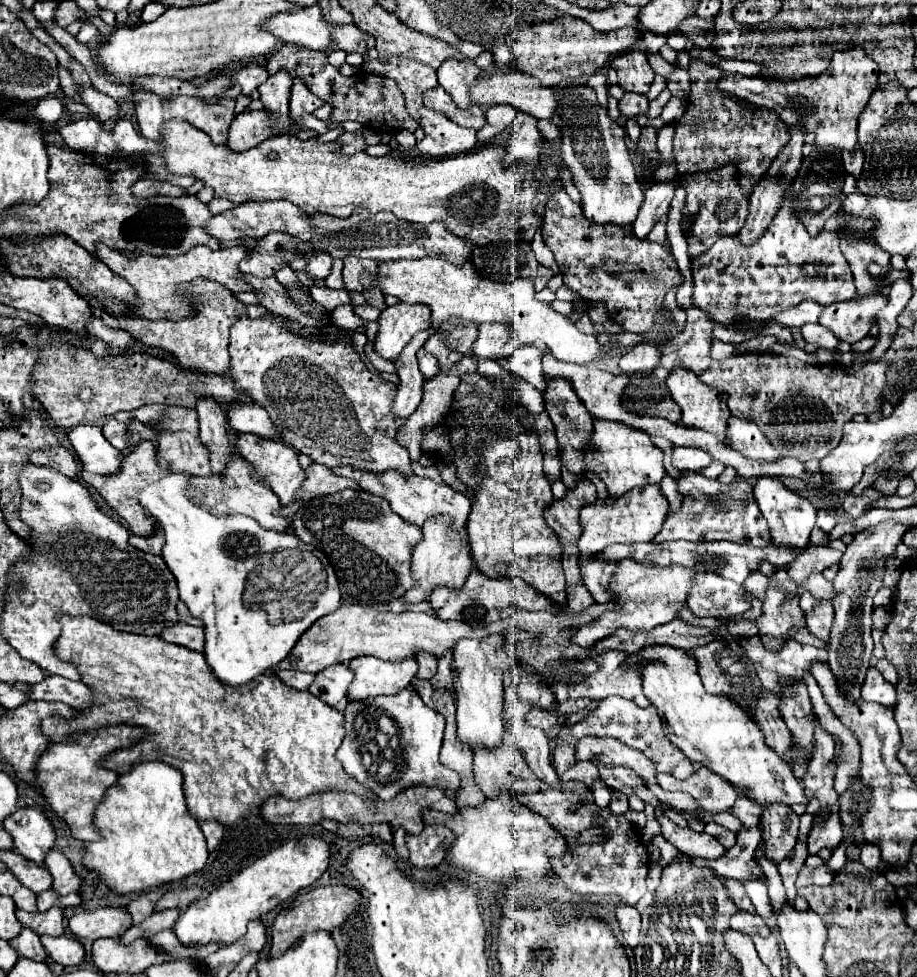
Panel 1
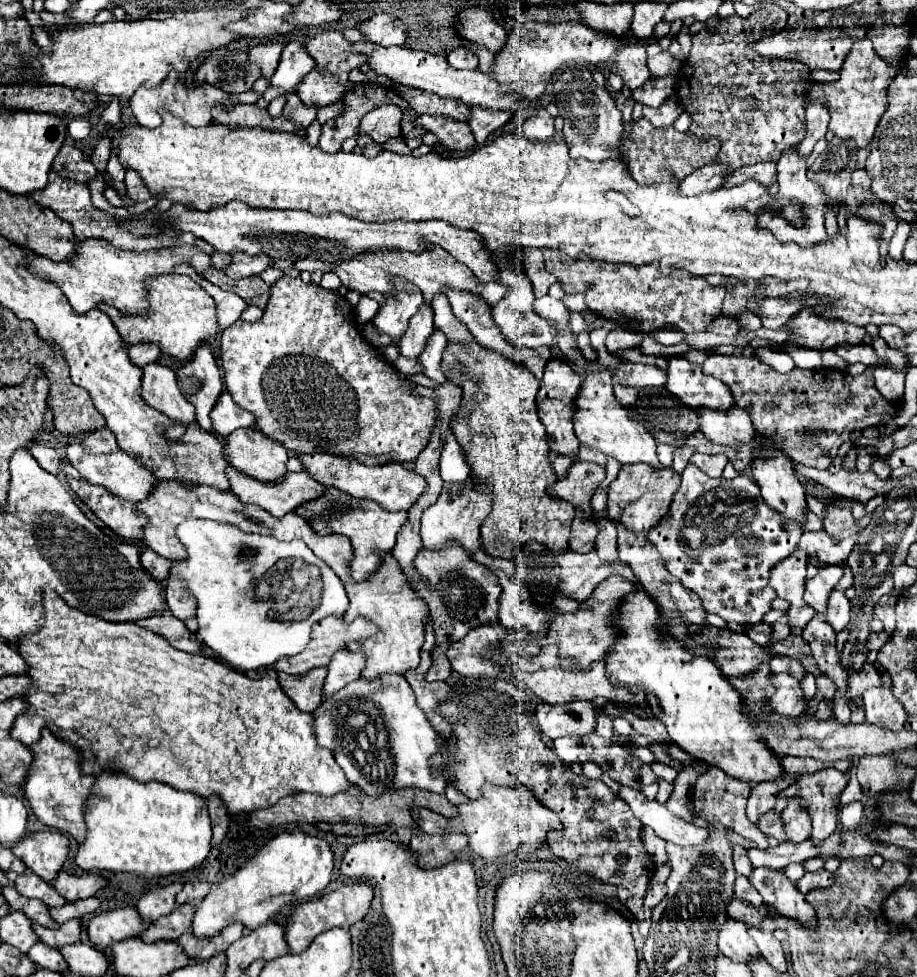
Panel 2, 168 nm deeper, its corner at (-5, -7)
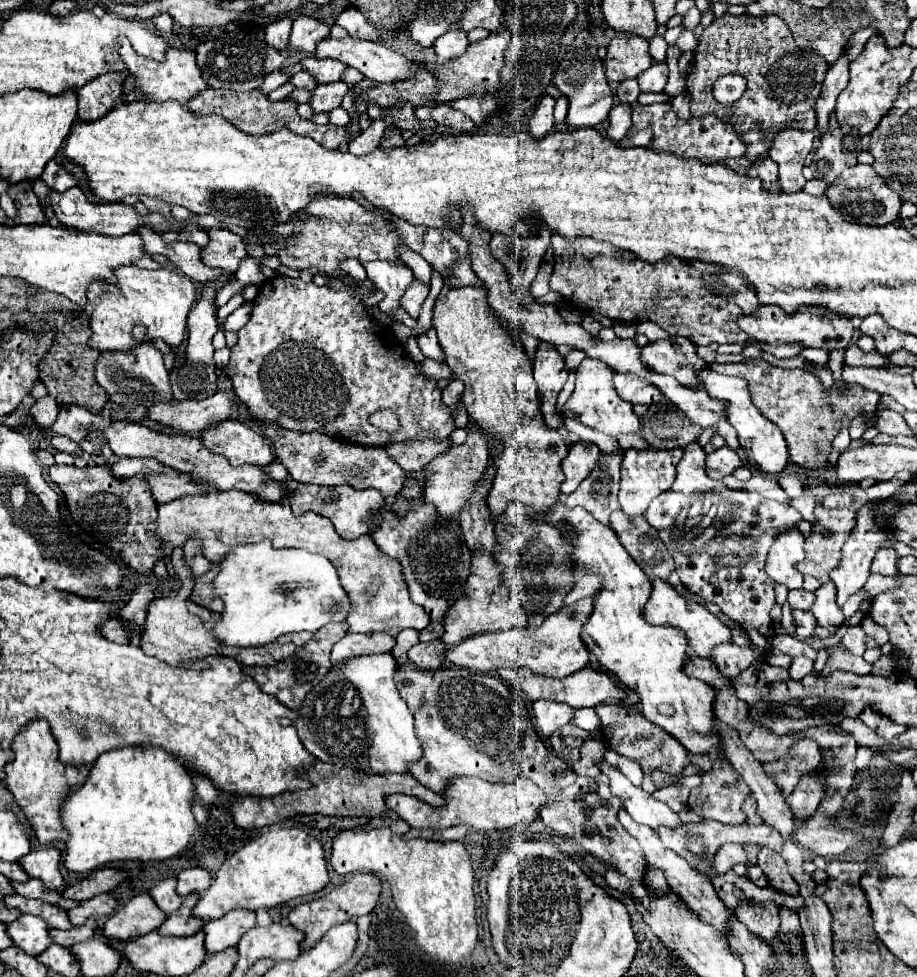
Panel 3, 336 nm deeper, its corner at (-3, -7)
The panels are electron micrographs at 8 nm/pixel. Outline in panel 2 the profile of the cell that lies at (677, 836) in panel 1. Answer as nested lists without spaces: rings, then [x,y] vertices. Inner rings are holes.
[[[621,786],[618,796],[629,805],[633,815],[642,821],[642,828],[654,829],[656,835],[668,843],[688,847],[704,845],[710,839],[708,829],[702,829],[694,823],[686,823],[684,819],[672,815],[664,805],[658,805],[656,801],[644,801],[638,790]]]

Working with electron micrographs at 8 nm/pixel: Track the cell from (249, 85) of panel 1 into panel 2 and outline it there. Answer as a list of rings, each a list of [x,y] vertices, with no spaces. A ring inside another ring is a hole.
[[[268,41],[268,43],[262,43],[262,45],[254,45],[254,47],[248,51],[250,61],[252,61],[254,65],[258,65],[260,75],[262,75],[264,79],[270,79],[272,73],[276,71],[276,65],[278,65],[278,59],[280,59],[282,49],[284,49],[282,43]]]

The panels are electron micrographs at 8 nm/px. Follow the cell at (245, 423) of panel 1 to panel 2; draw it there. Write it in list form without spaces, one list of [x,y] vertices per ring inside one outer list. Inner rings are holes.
[[[222,391],[218,405],[210,413],[214,431],[222,437],[228,437],[236,429],[254,429],[256,427],[256,417],[248,413],[246,409],[238,407],[228,391]]]

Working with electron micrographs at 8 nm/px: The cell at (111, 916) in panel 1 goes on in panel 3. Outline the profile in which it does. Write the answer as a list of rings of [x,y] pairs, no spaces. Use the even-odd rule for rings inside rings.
[[[140,893],[132,897],[120,911],[116,911],[104,925],[104,935],[108,939],[128,941],[140,935],[146,935],[162,925],[166,915],[148,893]]]

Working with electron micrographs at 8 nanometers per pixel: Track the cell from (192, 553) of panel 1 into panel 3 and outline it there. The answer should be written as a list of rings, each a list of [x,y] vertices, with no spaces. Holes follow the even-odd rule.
[[[260,541],[256,545],[236,547],[222,563],[218,577],[214,579],[216,595],[224,601],[222,621],[214,627],[214,637],[236,647],[256,647],[272,643],[276,637],[296,631],[320,629],[330,621],[344,621],[350,613],[350,597],[342,589],[336,567],[318,553],[308,553],[306,549],[274,549],[270,541]]]

